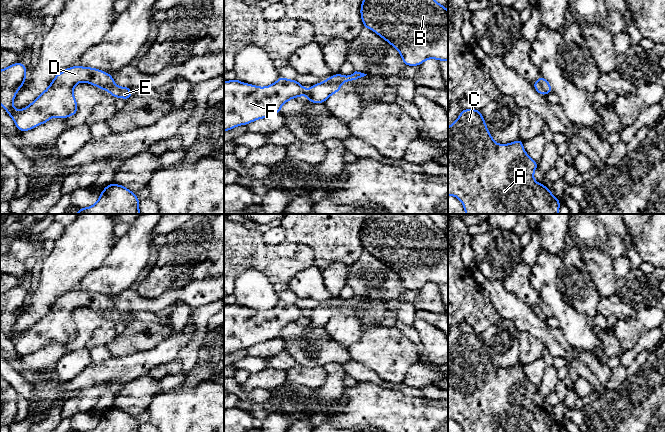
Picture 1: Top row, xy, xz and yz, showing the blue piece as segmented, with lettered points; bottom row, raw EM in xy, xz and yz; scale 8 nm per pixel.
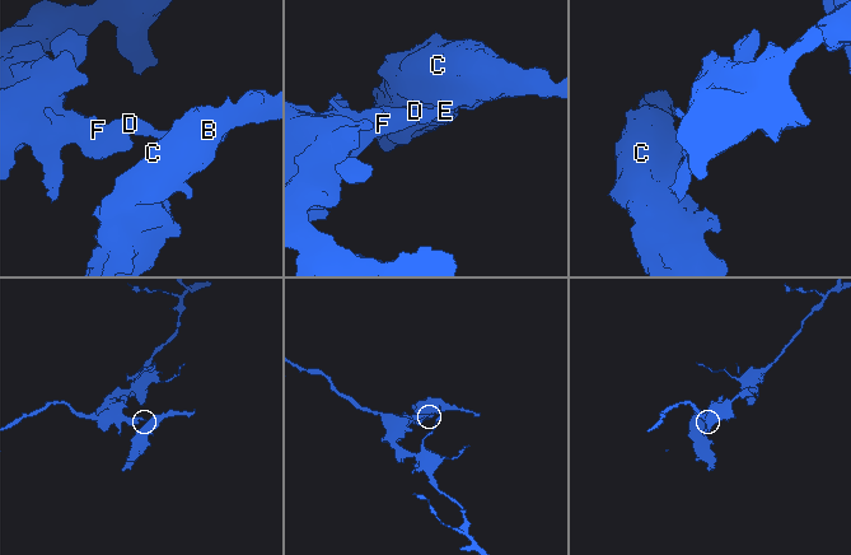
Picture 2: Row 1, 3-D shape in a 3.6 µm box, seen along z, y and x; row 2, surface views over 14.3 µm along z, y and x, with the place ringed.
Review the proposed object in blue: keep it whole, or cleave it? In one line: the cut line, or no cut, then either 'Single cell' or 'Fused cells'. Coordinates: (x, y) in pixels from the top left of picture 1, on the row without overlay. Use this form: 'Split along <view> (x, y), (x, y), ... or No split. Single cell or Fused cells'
Split along xz (326, 303), (339, 309). Fused cells

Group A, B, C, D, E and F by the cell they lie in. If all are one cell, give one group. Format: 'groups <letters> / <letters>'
groups A B C E / D F

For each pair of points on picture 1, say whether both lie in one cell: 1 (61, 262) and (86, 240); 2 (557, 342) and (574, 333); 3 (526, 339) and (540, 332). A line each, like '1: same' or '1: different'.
1: same
2: different
3: different

